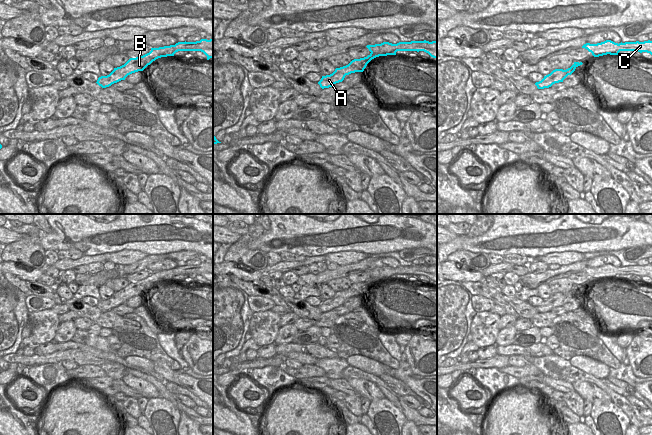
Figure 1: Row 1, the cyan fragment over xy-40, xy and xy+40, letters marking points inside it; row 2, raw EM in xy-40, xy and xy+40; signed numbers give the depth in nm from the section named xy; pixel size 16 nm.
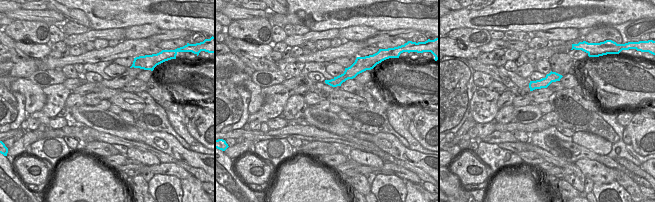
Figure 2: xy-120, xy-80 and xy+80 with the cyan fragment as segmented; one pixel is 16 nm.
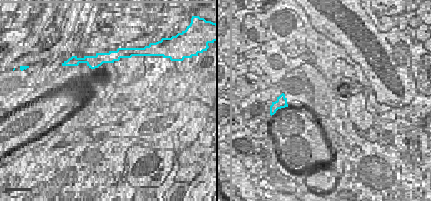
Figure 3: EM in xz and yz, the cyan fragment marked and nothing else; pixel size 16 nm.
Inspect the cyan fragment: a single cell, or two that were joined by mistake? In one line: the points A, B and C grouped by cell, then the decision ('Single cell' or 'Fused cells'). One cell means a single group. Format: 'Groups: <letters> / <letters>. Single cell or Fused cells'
Groups: A B / C. Fused cells.

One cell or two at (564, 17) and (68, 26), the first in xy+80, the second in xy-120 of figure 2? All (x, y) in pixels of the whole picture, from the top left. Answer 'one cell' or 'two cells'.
two cells

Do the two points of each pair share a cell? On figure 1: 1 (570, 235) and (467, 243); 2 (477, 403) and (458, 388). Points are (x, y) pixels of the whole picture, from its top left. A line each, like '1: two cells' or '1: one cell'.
1: one cell
2: one cell

